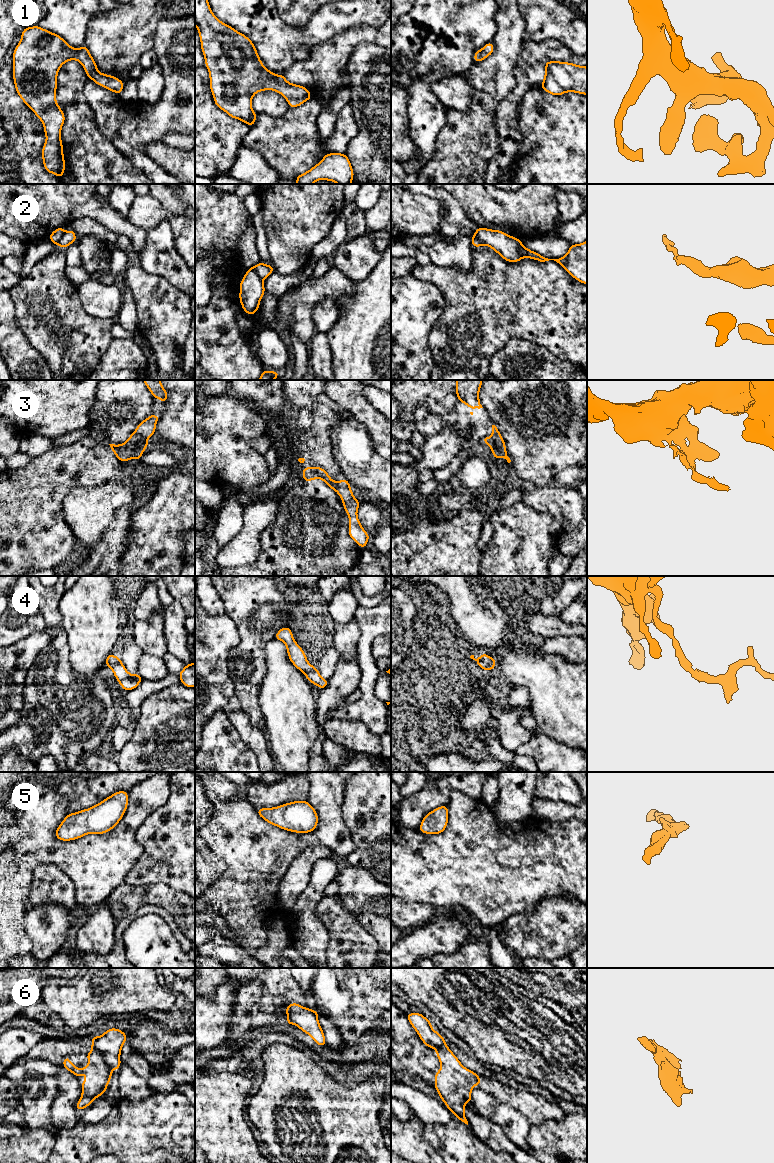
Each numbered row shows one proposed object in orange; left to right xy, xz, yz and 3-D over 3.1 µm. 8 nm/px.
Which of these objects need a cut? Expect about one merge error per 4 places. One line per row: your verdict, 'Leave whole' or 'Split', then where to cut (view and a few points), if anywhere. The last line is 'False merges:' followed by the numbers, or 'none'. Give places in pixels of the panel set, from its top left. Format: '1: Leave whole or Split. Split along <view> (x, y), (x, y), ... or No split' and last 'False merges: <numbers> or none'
1: Leave whole. No split
2: Split. Split along xy (65, 232), (54, 243)
3: Split. Split along xy (134, 431), (146, 441)
4: Leave whole. No split
5: Leave whole. No split
6: Split. Split along xy (92, 1044), (111, 1068)
False merges: 2, 3, 6

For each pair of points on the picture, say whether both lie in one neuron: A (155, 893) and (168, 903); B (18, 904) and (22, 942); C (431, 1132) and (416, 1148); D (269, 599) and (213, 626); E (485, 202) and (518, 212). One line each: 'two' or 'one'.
A: one
B: one
C: two
D: two
E: one

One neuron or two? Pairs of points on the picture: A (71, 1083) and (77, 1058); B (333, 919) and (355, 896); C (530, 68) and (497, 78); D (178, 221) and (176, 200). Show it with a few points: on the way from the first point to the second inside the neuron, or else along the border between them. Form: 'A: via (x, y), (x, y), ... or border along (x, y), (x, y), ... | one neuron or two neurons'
A: border along (56, 1065), (62, 1065), (77, 1078) | two neurons
B: border along (336, 894), (360, 924) | two neurons
C: border along (519, 50), (514, 69), (515, 88), (507, 96) | two neurons
D: border along (157, 200), (169, 211), (184, 213) | two neurons

